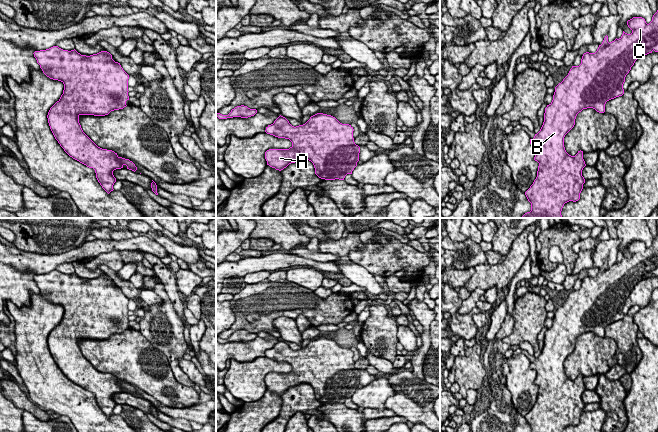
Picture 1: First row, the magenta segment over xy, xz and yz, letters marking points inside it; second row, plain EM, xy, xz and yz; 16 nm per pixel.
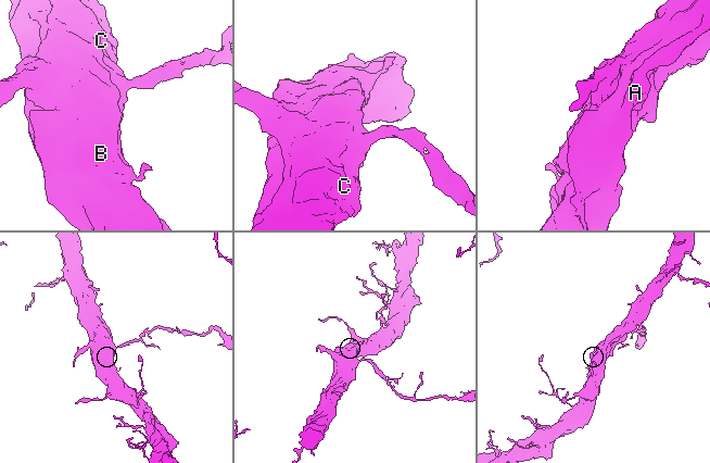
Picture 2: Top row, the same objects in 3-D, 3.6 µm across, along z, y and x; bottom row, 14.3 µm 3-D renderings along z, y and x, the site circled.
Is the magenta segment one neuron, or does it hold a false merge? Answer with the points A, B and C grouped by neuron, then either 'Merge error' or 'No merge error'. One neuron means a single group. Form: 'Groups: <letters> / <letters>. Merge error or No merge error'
Groups: A B C. No merge error

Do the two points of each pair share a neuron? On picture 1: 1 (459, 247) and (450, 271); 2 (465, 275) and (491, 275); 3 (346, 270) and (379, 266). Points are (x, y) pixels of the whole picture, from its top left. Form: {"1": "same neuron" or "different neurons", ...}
{"1": "different neurons", "2": "different neurons", "3": "different neurons"}

